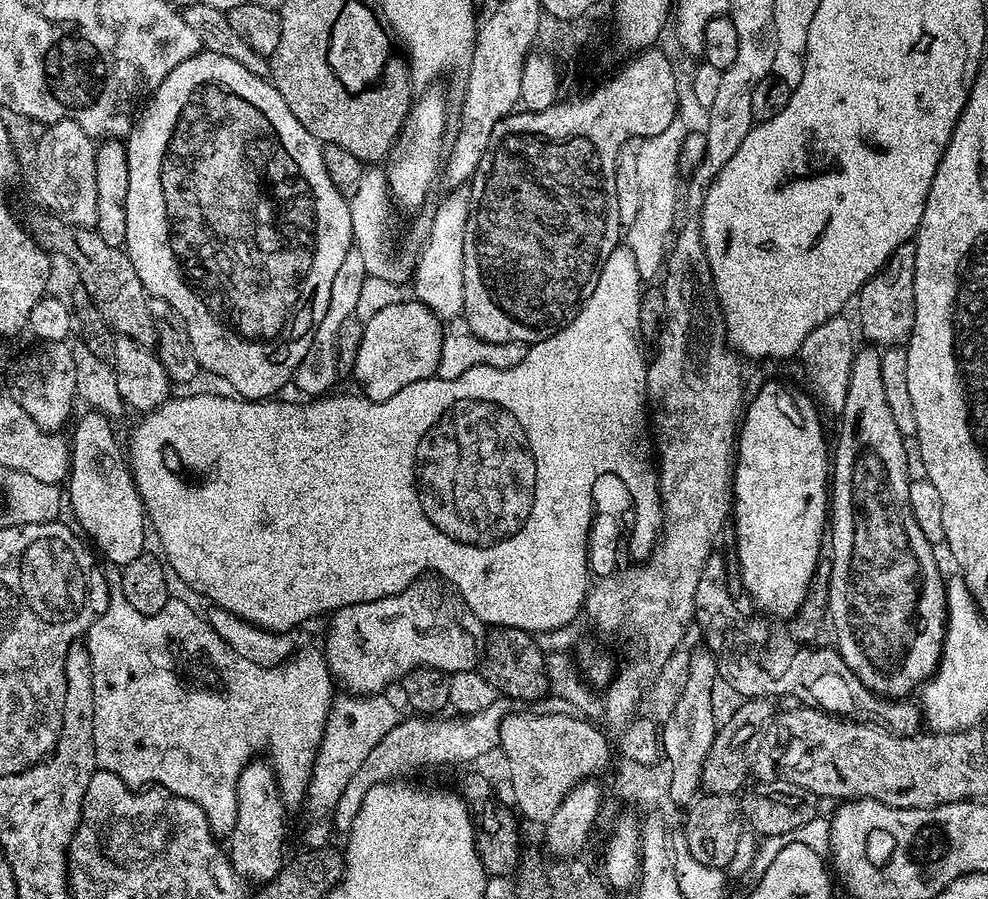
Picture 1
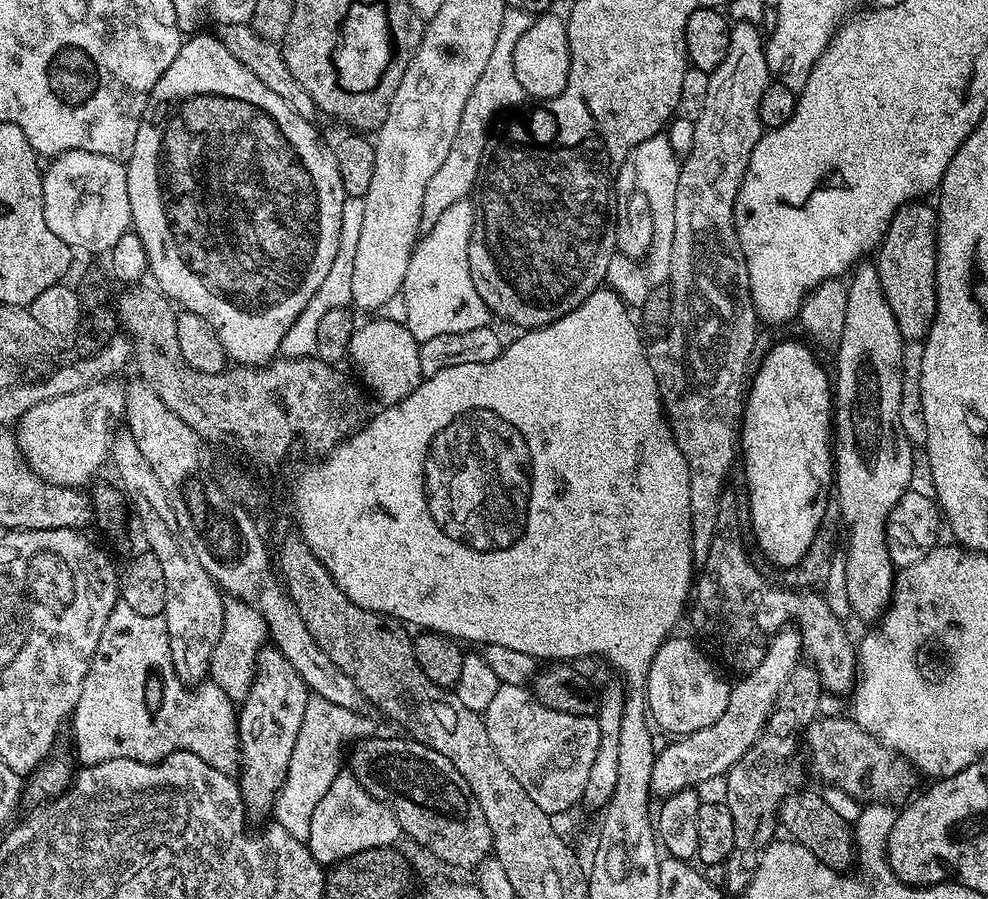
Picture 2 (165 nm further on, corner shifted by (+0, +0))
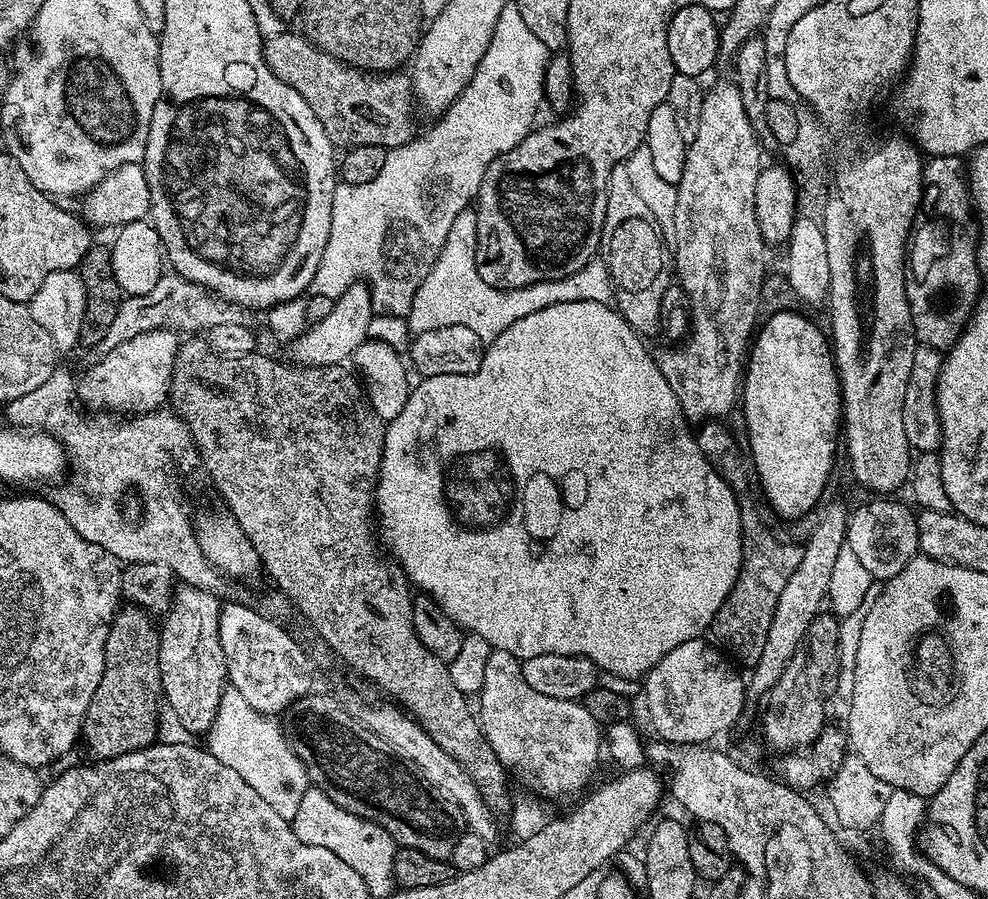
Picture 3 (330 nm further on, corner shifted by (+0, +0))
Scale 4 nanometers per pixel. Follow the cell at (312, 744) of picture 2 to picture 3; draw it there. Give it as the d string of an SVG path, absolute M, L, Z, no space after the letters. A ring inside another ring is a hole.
M231 686L225 687L222 698L218 702L218 714L214 714L214 722L206 733L206 747L222 766L230 766L250 787L256 791L277 814L291 822L294 814L298 814L298 802L302 802L302 794L310 787L308 771L304 763L296 757L287 735L275 724L275 719L265 713L254 710L242 694Z

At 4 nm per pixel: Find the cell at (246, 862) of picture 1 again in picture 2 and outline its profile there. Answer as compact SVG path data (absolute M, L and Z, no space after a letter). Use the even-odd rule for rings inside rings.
M274 646L260 649L254 661L254 675L238 708L240 733L240 767L238 783L244 799L244 810L255 818L259 812L273 811L276 794L284 785L290 766L290 754L294 754L294 742L298 742L298 730L302 730L302 718L306 714L309 690L306 682L290 666L290 662Z

